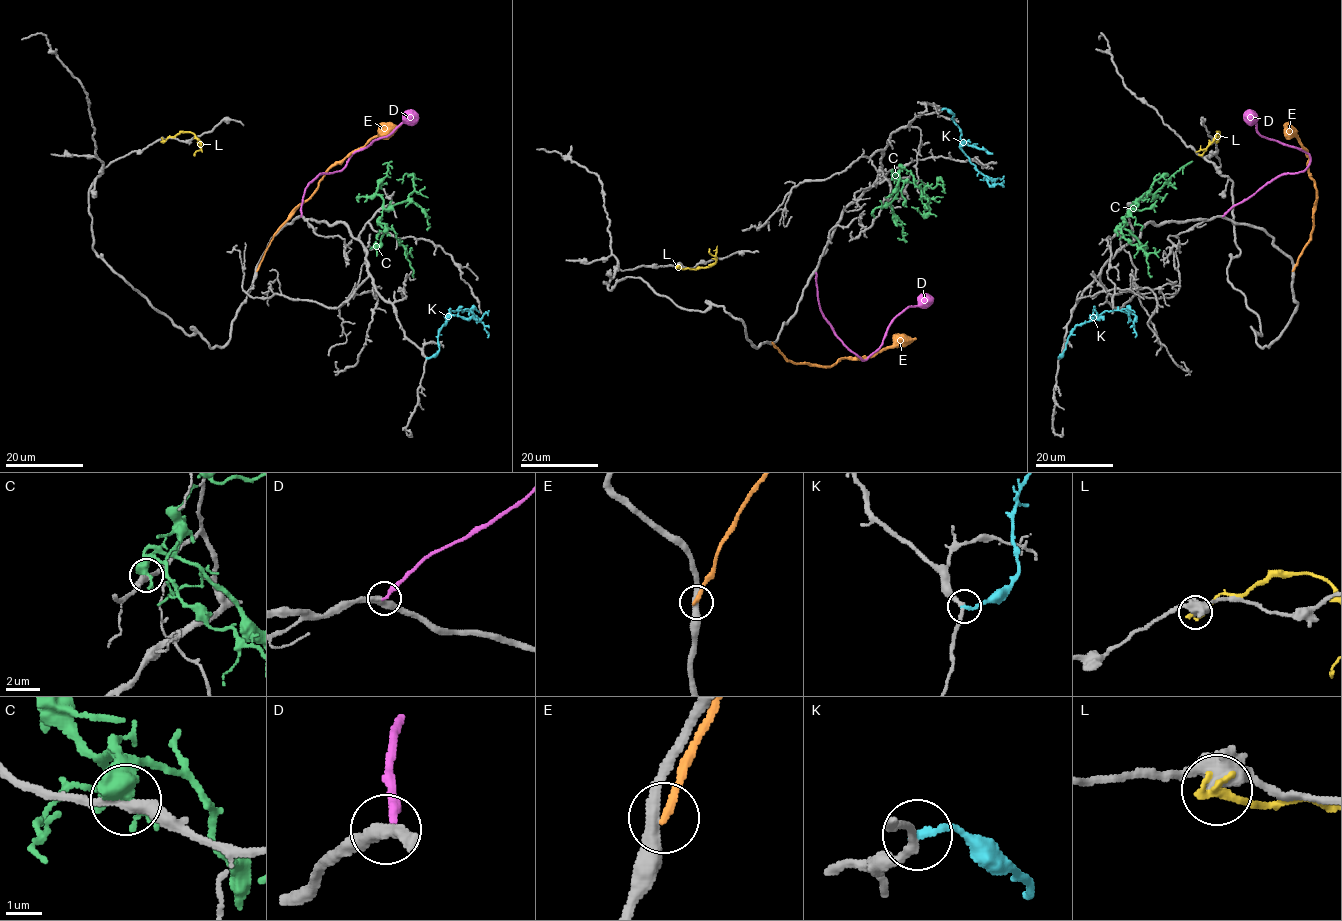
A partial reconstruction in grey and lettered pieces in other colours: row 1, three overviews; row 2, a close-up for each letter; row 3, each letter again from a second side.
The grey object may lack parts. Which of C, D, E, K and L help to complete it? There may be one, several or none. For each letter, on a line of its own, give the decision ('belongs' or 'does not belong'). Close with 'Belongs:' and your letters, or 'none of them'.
C: does not belong
D: belongs
E: does not belong
K: does not belong
L: does not belong
Belongs: D

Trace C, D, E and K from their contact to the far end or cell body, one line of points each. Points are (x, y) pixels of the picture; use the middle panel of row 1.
C: (901, 167), (894, 174), (918, 185), (929, 199), (929, 211), (923, 215), (918, 208), (918, 212)
D: (815, 273), (821, 313), (834, 333), (862, 360), (881, 344), (889, 324), (910, 306), (929, 302), (922, 301)
E: (772, 343), (793, 363), (827, 366), (843, 358), (867, 358), (889, 346), (916, 338)
K: (942, 109), (946, 108), (954, 115), (961, 142), (959, 148), (990, 185), (1002, 185)

